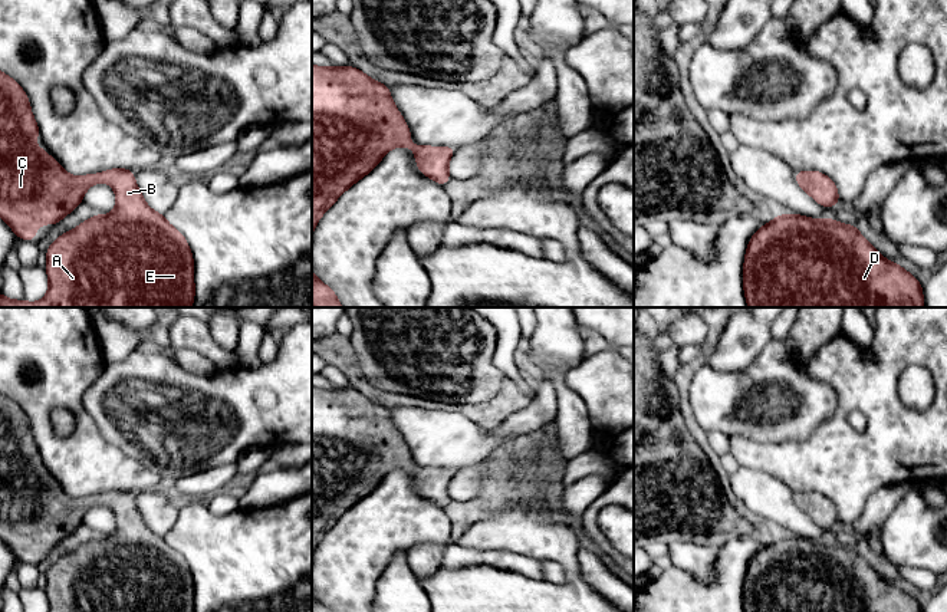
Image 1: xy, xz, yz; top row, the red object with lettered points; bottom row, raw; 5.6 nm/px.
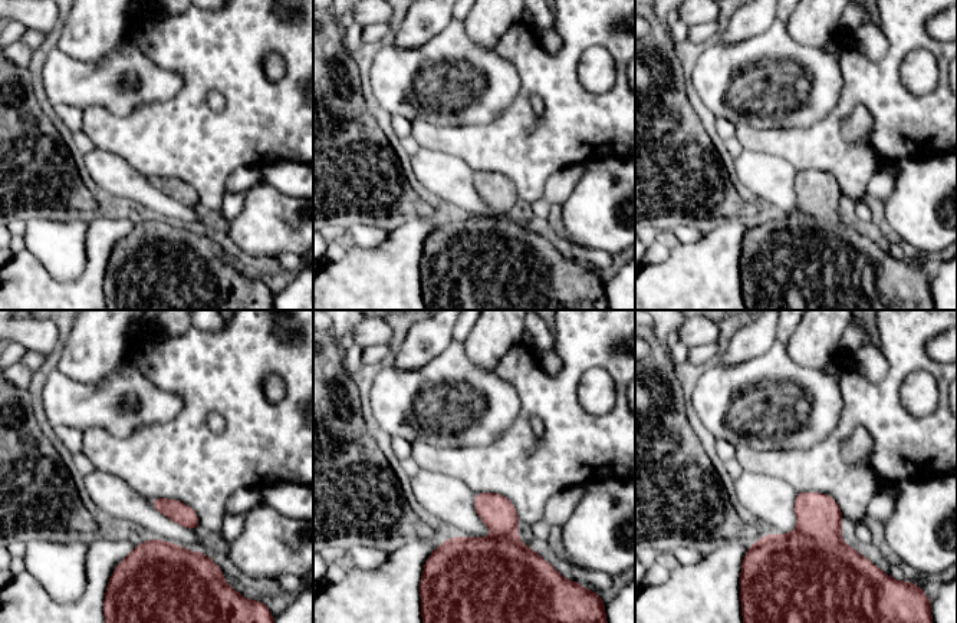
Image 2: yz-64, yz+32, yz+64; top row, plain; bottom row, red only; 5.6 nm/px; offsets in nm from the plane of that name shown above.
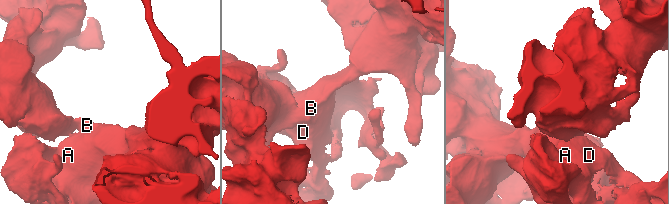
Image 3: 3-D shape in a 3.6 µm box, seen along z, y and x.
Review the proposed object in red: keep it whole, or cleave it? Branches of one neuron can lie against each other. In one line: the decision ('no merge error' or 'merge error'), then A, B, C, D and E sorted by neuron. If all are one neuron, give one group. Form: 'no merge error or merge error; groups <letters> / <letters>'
no merge error; groups A B C D E

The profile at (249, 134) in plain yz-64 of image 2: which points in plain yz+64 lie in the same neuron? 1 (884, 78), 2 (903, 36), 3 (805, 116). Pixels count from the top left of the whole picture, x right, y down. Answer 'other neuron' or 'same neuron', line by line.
1: same neuron
2: same neuron
3: other neuron

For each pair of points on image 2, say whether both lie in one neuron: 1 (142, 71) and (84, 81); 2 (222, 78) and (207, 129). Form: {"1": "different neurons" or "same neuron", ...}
{"1": "same neuron", "2": "same neuron"}

